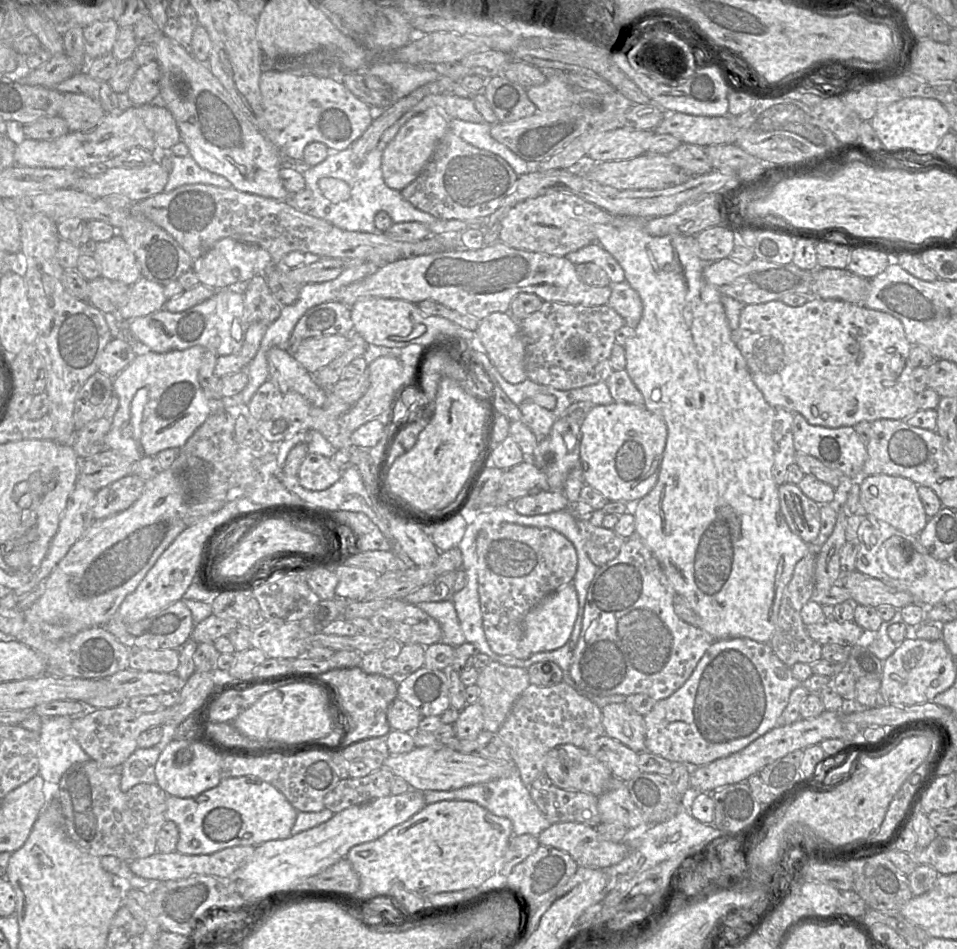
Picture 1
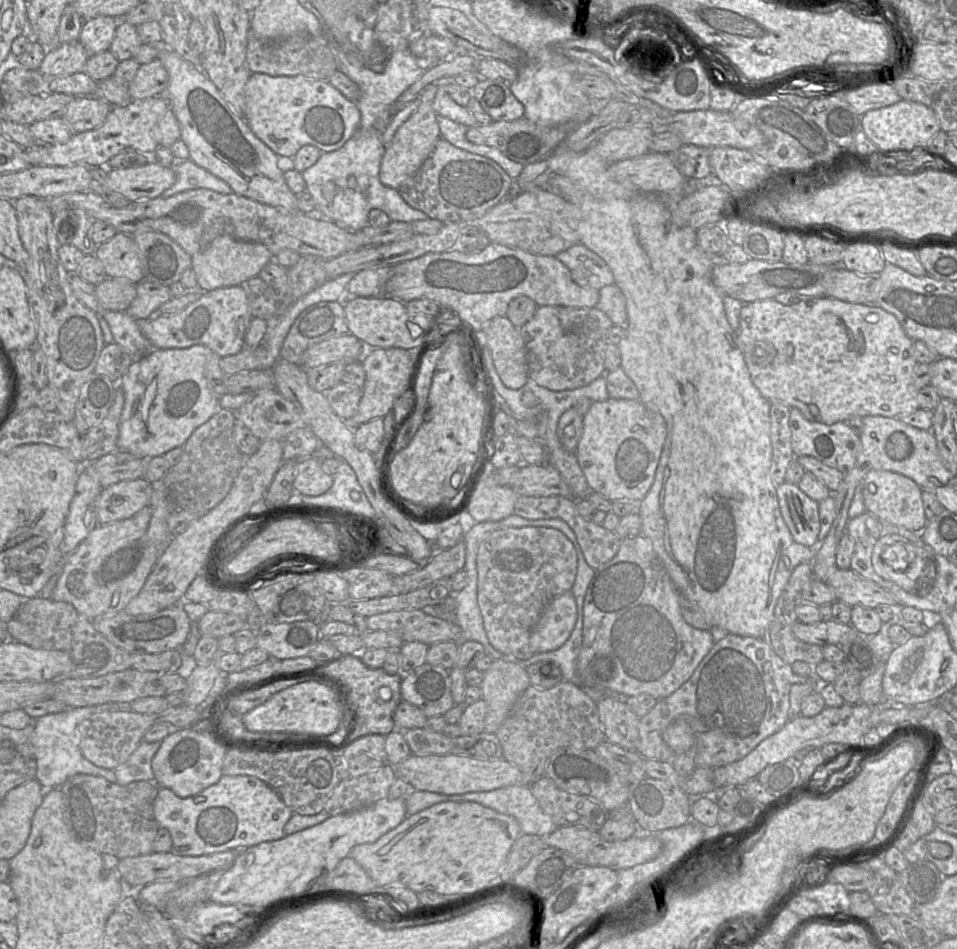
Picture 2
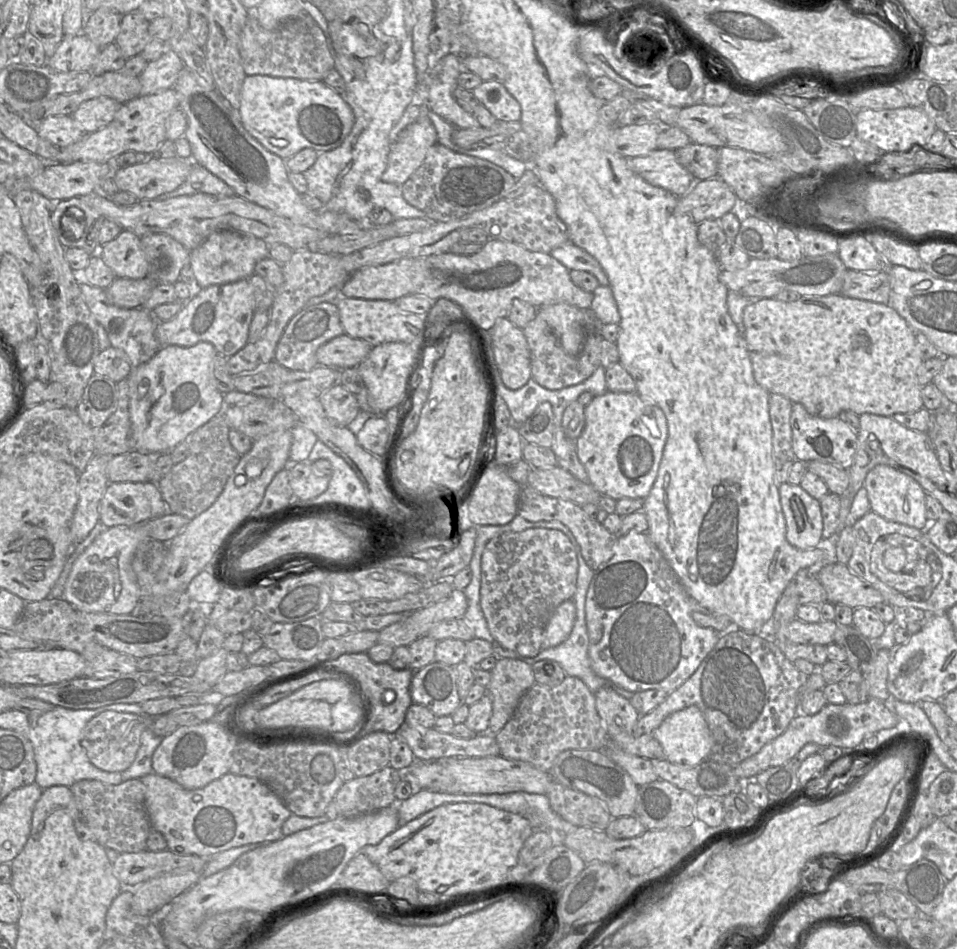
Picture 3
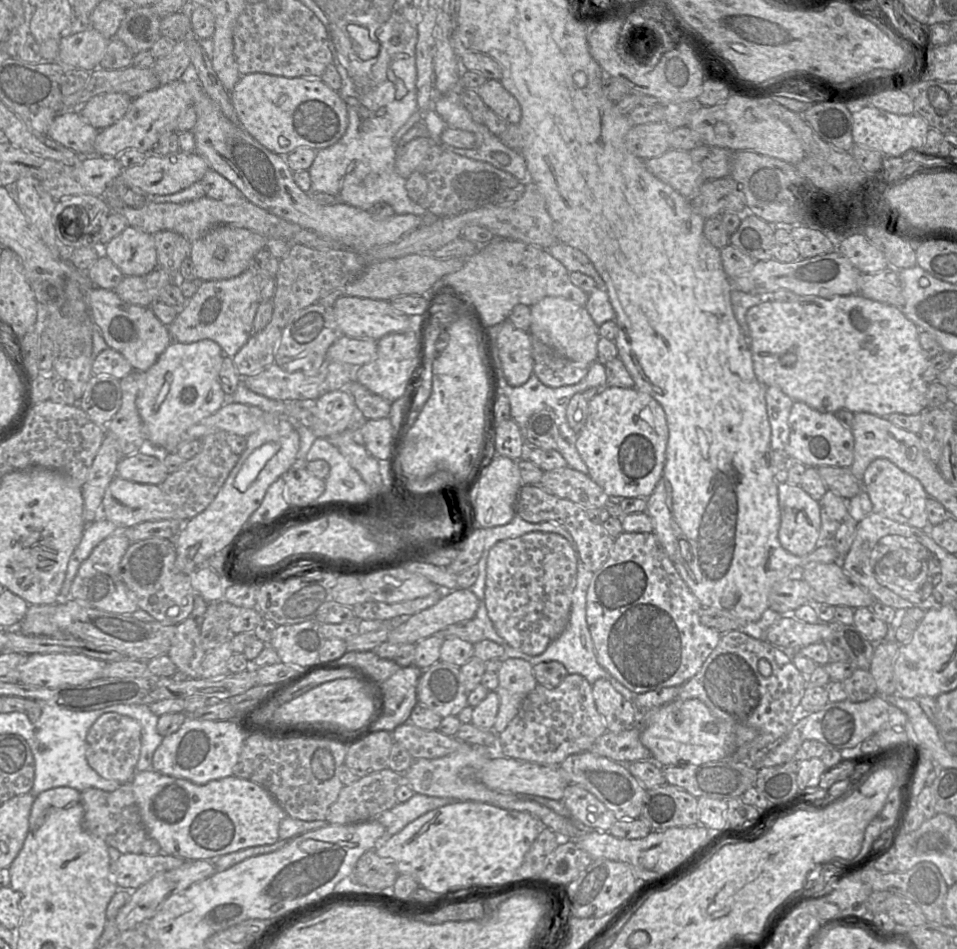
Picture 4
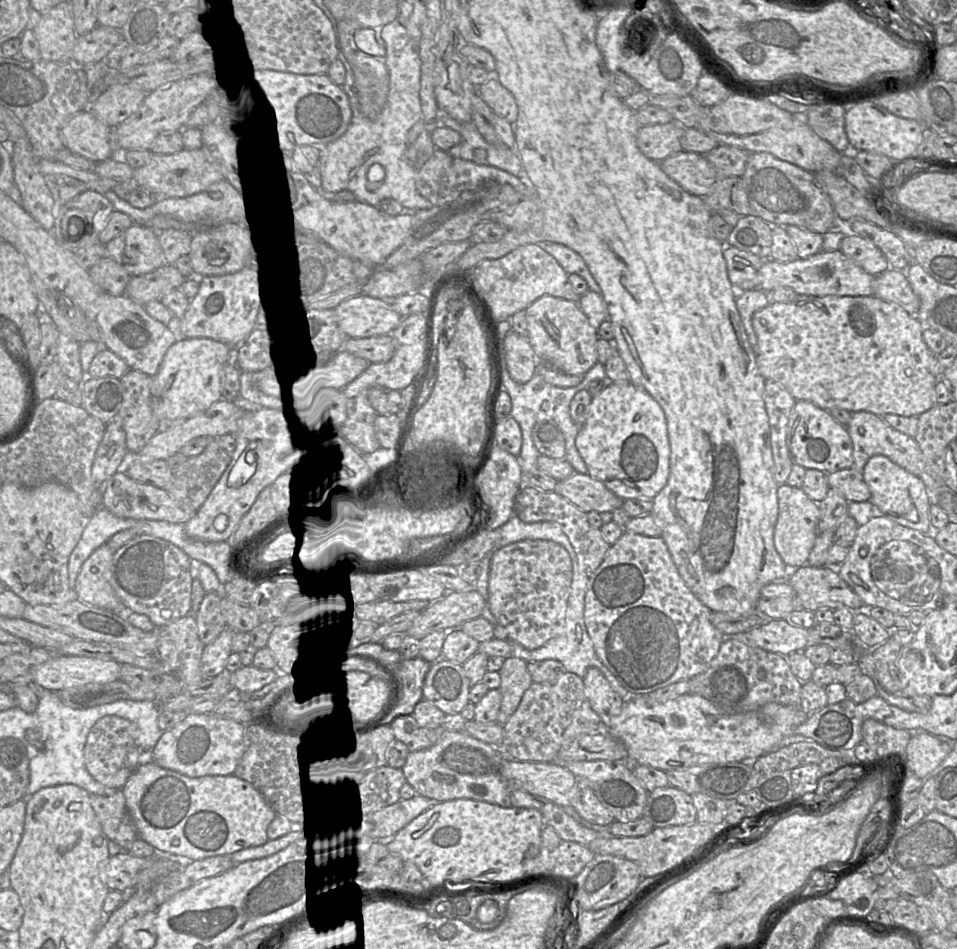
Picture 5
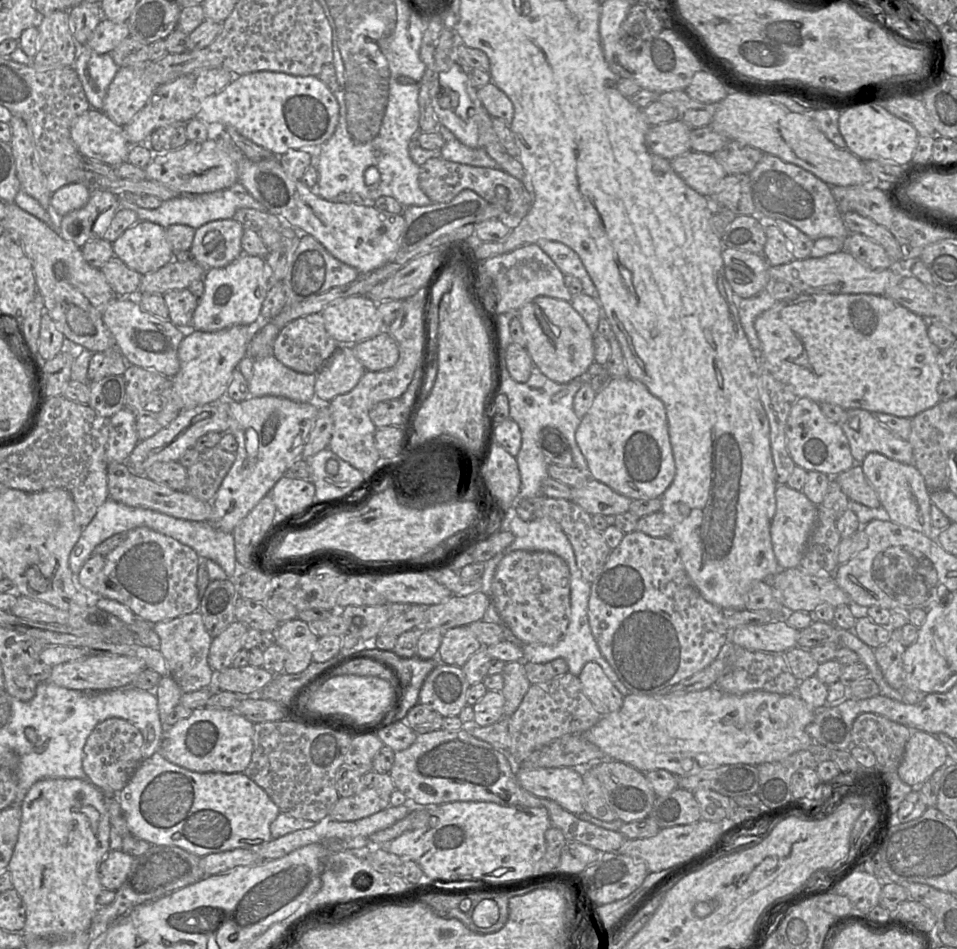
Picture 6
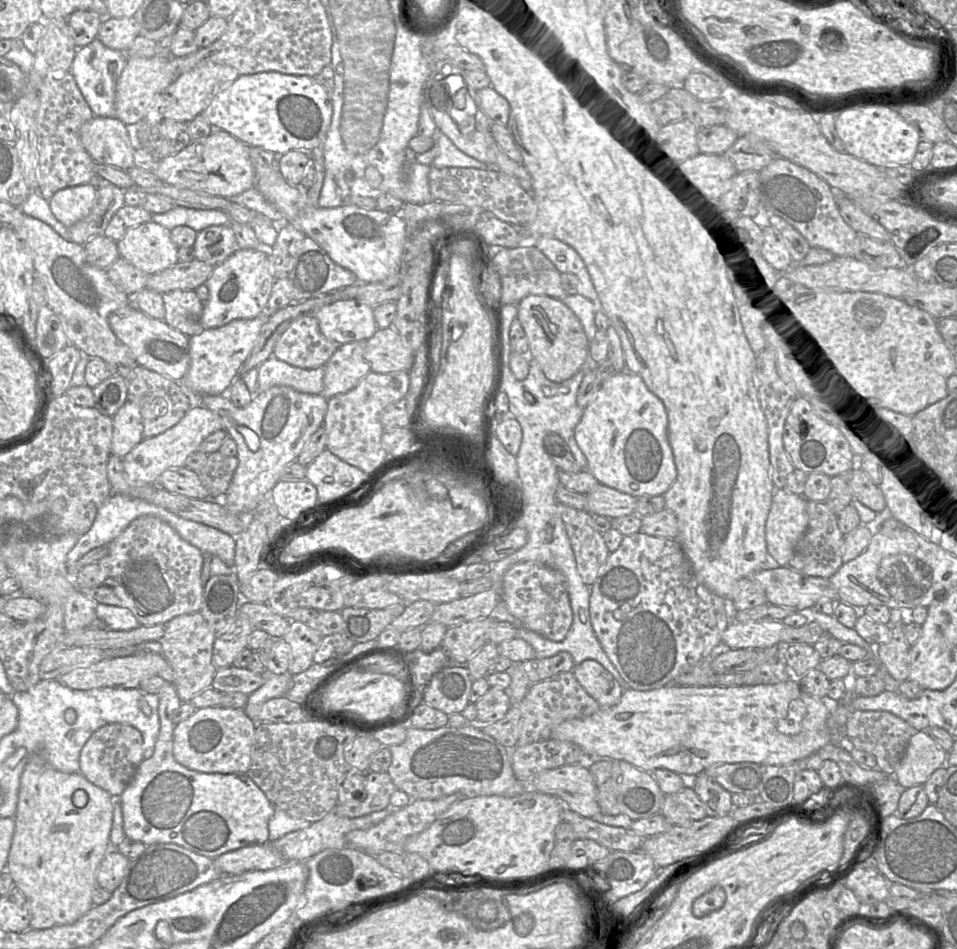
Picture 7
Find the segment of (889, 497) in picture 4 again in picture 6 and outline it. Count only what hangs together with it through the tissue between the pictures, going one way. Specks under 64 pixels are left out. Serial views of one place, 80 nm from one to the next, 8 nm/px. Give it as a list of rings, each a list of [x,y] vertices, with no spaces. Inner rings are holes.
[[[871,452],[864,458],[861,467],[869,484],[875,490],[881,506],[888,513],[890,521],[918,531],[929,538],[935,538],[936,531],[930,516],[931,491],[914,465],[904,464],[880,453]]]

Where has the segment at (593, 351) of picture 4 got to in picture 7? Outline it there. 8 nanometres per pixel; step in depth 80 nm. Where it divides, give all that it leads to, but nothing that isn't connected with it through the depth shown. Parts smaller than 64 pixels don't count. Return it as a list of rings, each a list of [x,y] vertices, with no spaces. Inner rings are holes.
[[[528,295],[518,304],[517,319],[526,334],[529,358],[537,360],[545,377],[560,383],[574,376],[589,354],[589,341],[574,312],[561,300],[547,295]]]

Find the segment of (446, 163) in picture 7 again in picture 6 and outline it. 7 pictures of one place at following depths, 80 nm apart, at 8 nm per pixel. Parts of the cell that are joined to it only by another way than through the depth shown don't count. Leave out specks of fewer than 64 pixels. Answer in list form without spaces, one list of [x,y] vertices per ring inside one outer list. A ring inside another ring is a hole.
[[[438,125],[437,131],[444,139],[444,145],[439,151],[440,157],[447,161],[460,164],[497,168],[497,163],[483,148],[470,148],[462,144],[446,127]]]

